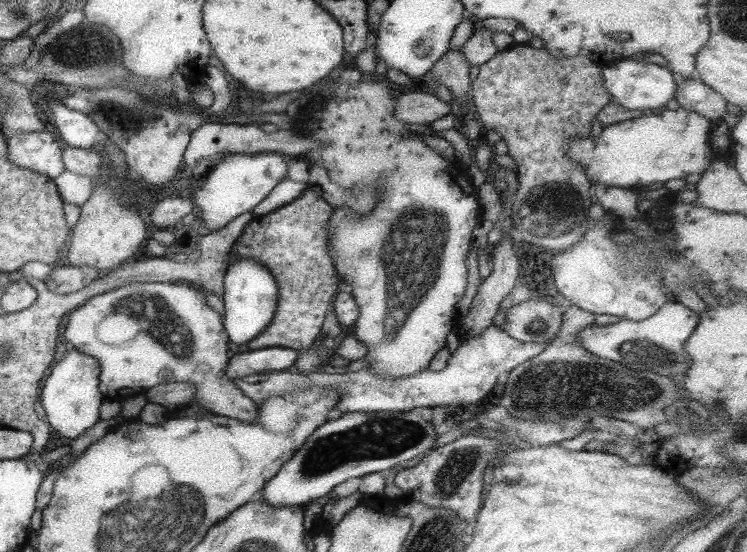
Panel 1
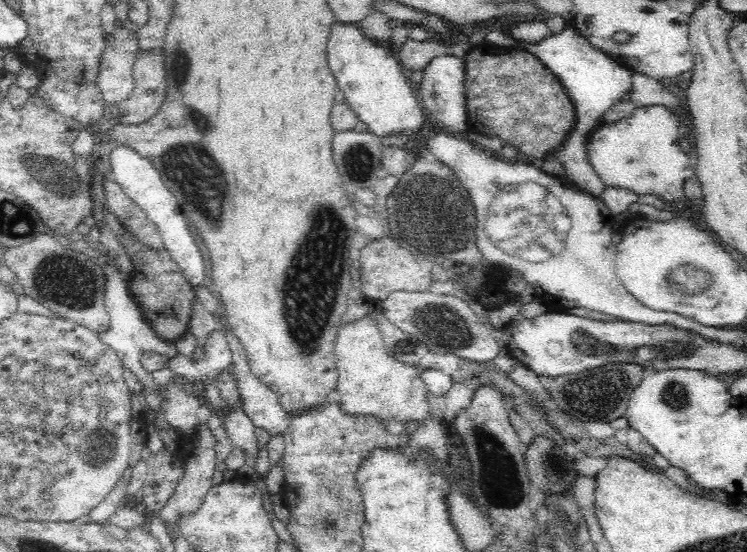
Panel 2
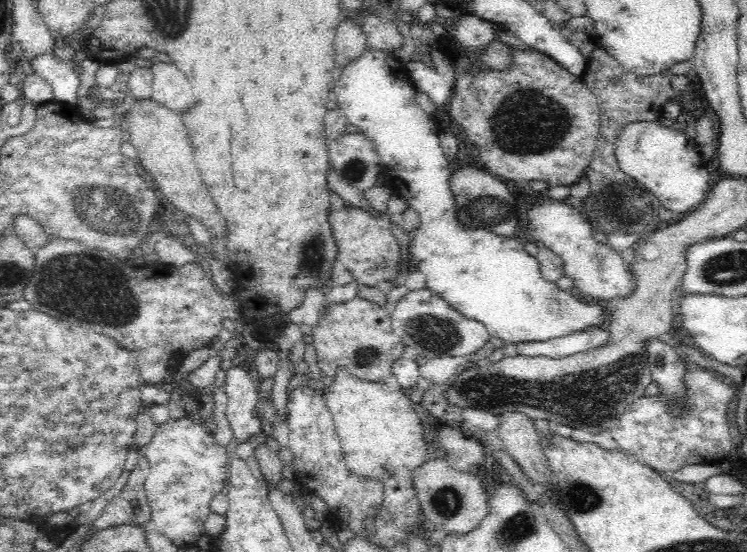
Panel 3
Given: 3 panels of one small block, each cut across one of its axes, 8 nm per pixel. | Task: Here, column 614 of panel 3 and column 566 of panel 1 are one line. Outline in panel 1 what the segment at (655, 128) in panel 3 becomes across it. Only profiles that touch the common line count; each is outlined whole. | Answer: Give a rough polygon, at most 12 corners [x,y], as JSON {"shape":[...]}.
{"shape":[[679,107],[566,142],[588,181],[701,175],[713,122]]}

